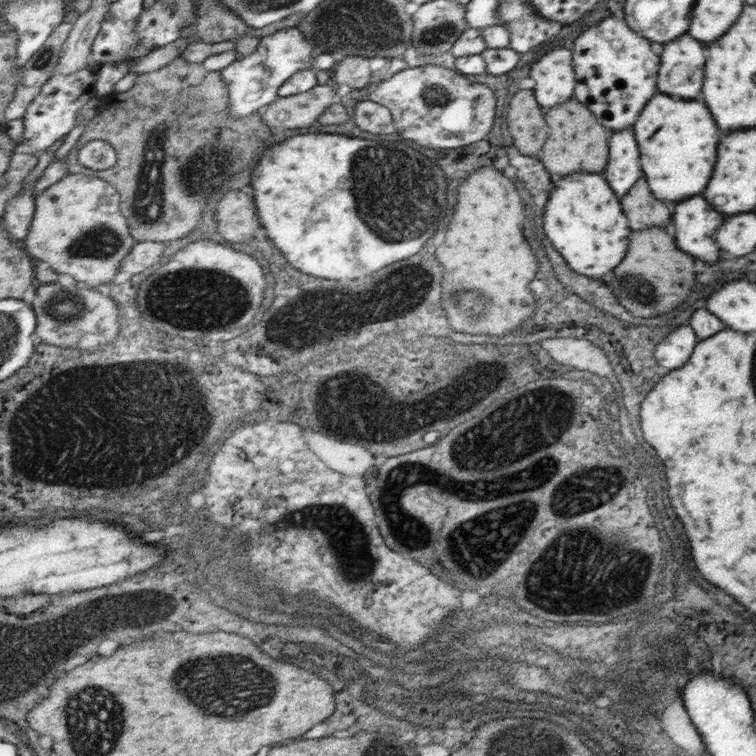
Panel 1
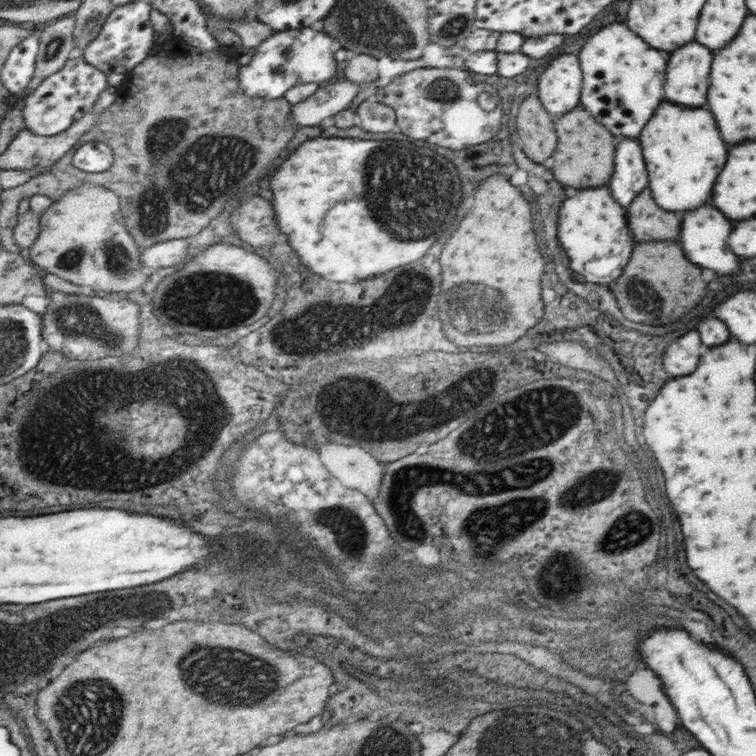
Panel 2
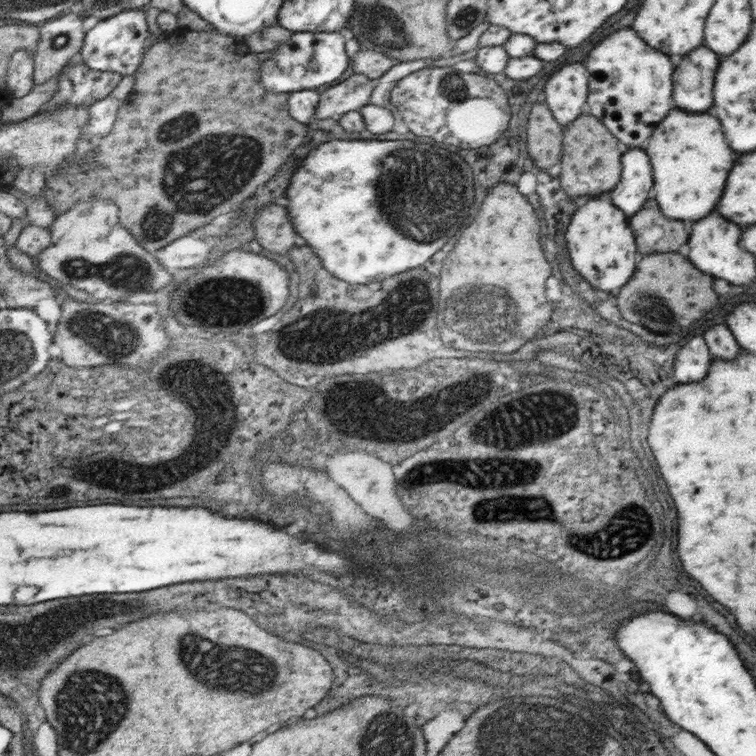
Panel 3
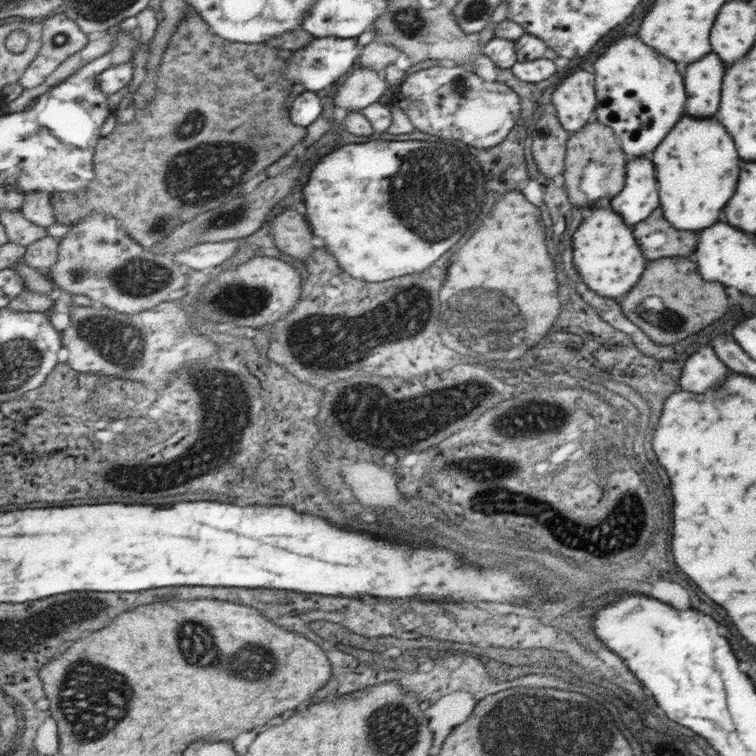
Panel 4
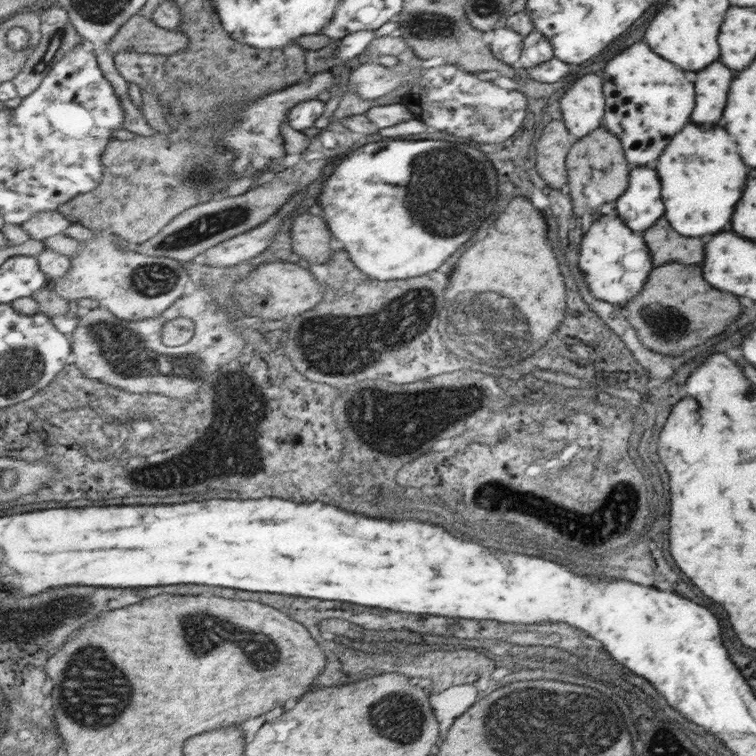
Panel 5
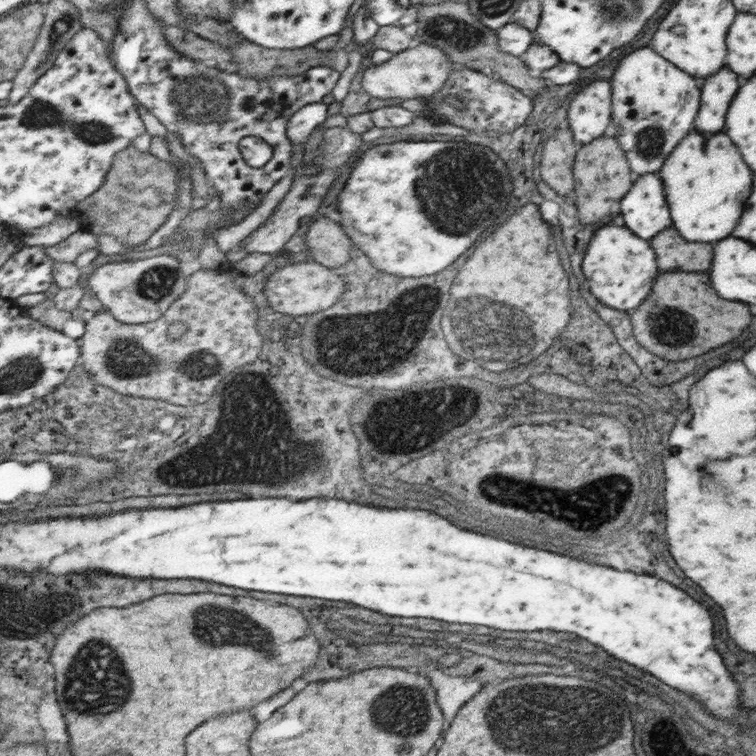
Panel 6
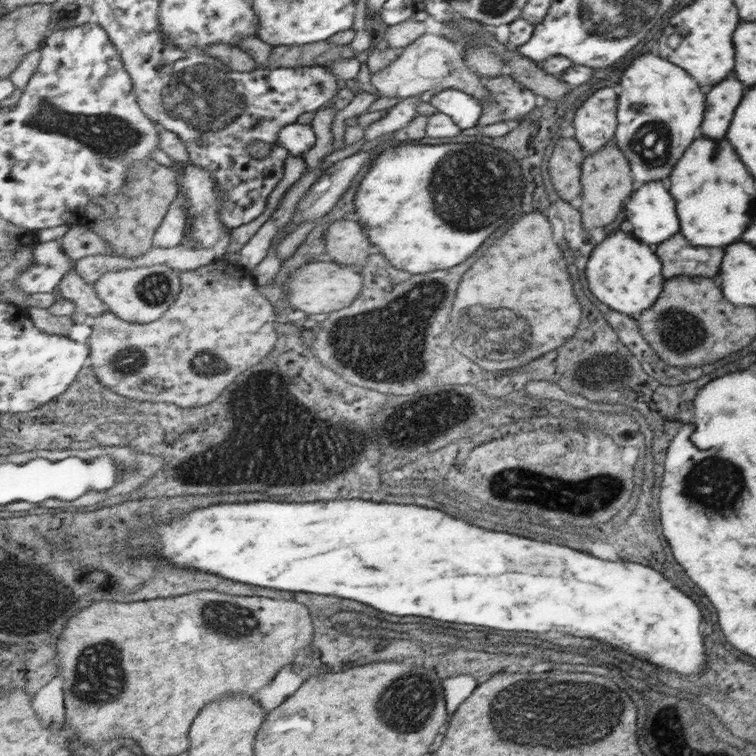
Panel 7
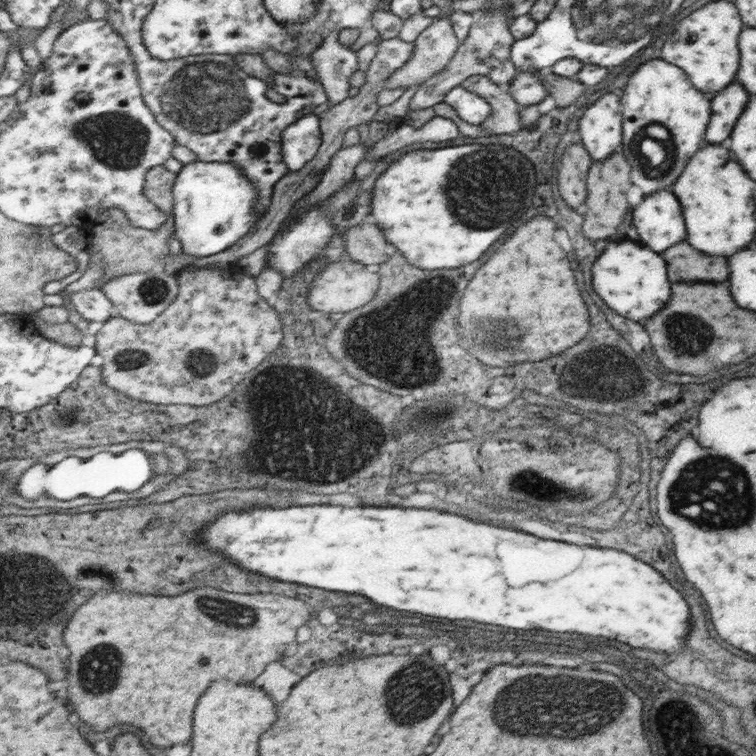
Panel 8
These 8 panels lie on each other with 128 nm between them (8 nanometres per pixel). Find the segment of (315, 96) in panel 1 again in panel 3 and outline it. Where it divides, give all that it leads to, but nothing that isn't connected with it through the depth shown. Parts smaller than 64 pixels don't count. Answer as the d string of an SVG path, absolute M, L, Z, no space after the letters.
M354 73L351 77L346 77L346 80L336 84L335 88L329 88L321 94L315 118L330 118L333 114L343 115L366 106L370 103L370 95L377 84L378 80L365 74Z

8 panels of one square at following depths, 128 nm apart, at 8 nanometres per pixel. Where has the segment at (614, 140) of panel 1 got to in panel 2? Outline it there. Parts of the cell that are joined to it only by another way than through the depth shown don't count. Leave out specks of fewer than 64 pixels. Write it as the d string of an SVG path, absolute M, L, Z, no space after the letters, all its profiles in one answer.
M622 138L616 150L616 172L614 180L610 180L610 190L618 196L618 204L612 200L606 188L582 188L576 190L574 196L566 198L560 210L560 226L558 238L570 258L570 268L578 274L584 274L589 283L600 285L608 284L609 287L622 276L624 266L628 264L634 242L626 224L626 210L630 202L648 188L648 172L644 164L644 148L640 141L634 138Z

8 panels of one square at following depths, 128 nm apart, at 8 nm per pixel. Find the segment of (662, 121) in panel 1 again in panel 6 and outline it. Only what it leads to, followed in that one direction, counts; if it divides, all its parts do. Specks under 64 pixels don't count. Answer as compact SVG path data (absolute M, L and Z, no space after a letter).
M694 132L690 140L683 139L674 148L670 160L666 160L660 172L670 188L670 208L674 208L674 228L686 236L690 242L718 242L732 234L736 228L750 190L752 190L752 170L746 166L738 148L732 140L722 136L704 136Z

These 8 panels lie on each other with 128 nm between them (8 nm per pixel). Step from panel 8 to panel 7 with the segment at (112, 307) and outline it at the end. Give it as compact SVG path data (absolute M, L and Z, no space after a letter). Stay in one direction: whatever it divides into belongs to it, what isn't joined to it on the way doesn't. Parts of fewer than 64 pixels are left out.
M78 270L66 274L60 287L63 298L74 300L78 304L79 312L91 315L94 318L111 312L111 309L96 292L96 286L86 282L86 278Z

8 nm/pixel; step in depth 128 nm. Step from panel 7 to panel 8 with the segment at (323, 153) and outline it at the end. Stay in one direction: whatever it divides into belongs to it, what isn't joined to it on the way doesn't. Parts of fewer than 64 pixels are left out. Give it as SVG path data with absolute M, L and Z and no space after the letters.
M339 31L330 32L322 47L312 56L312 63L318 71L330 108L348 97L348 89L351 87L349 78L358 70L357 52L338 41Z

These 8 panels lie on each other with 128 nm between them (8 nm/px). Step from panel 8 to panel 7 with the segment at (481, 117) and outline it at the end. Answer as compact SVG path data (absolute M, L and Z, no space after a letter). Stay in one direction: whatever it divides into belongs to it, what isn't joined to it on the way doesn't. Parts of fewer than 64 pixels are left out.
M460 89L441 90L430 98L429 103L440 113L450 116L461 129L476 126L483 114L481 101Z

